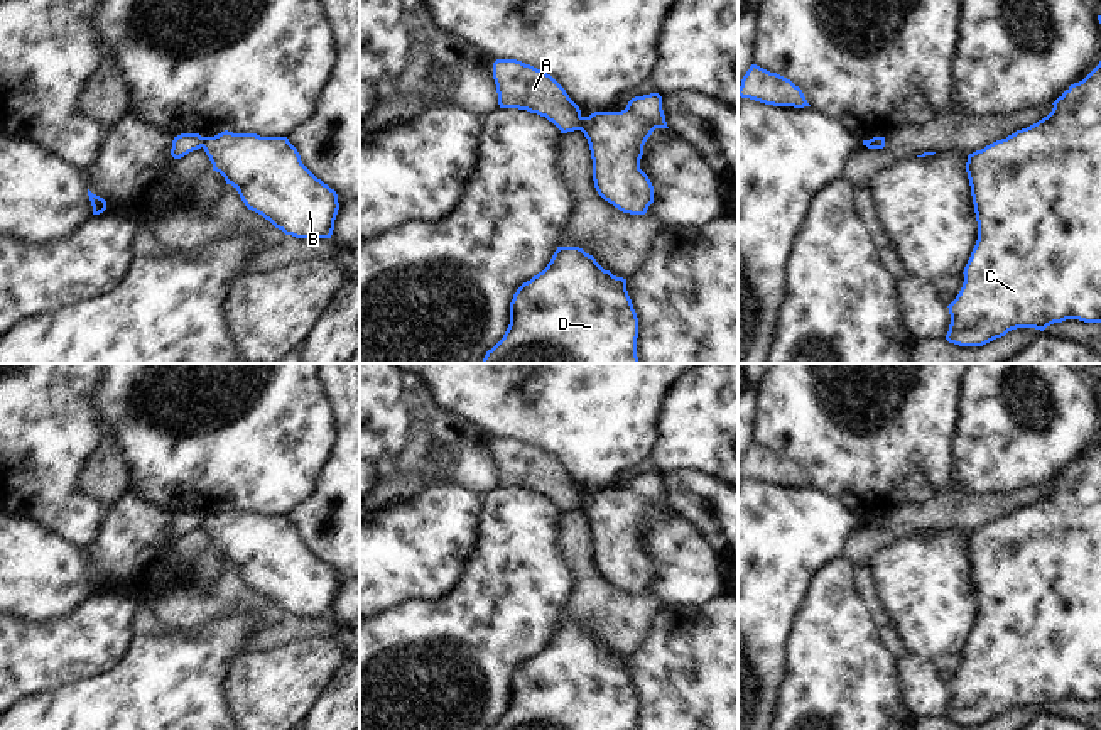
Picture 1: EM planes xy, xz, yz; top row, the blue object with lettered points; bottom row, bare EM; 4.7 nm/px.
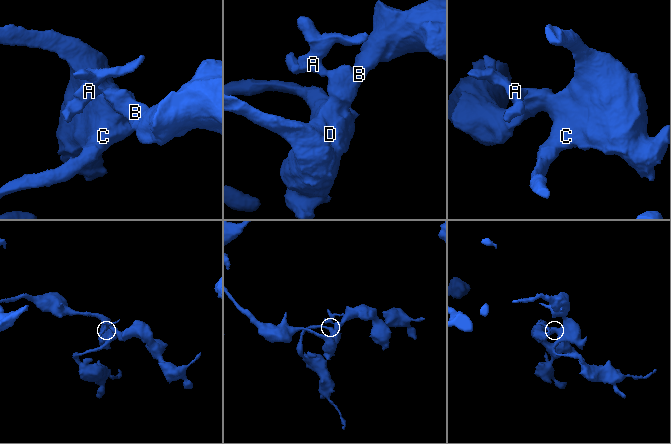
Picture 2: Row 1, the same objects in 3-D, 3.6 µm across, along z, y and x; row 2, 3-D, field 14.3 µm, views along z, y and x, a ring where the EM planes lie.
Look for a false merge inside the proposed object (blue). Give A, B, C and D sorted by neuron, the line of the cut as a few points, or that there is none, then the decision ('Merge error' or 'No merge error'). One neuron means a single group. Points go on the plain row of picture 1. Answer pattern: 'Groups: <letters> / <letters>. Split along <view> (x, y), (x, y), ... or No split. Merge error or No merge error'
Groups: A / B C D. Split along xz (581, 495), (578, 507). Merge error.

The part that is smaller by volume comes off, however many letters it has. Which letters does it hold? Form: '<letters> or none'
A

